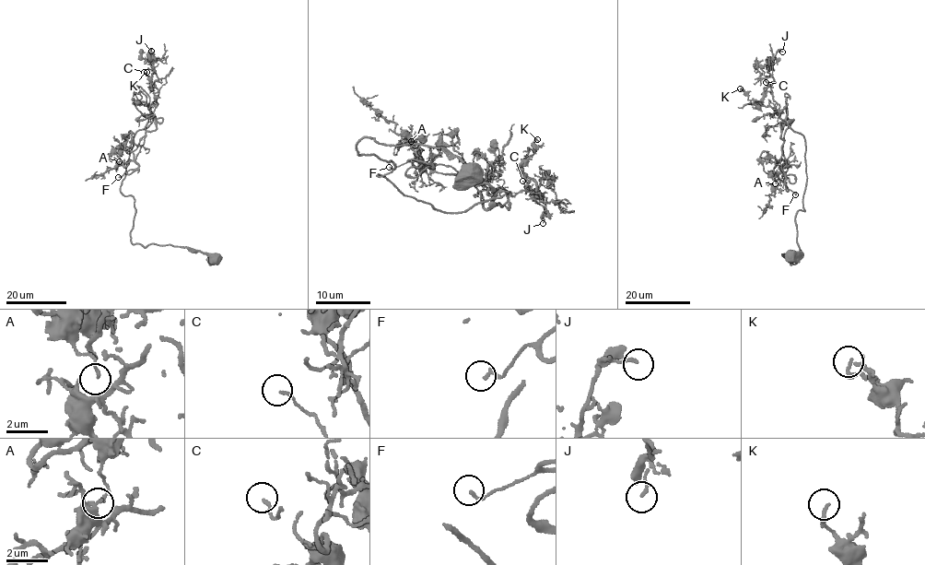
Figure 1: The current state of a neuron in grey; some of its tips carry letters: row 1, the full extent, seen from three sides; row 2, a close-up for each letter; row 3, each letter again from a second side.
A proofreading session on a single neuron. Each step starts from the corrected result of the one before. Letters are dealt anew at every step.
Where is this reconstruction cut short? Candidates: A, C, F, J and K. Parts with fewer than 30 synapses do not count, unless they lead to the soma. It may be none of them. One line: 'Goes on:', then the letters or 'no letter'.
Goes on: no letter

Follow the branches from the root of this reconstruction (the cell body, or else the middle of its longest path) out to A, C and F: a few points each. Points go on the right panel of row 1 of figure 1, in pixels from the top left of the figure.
A: (791, 257), (782, 255), (793, 264), (801, 253), (805, 144), (785, 123), (775, 183)
C: (791, 257), (782, 255), (793, 264), (801, 253), (795, 217), (805, 210), (805, 144), (779, 117), (766, 82)
F: (791, 257), (782, 255), (793, 264), (801, 253), (805, 144), (785, 123), (780, 165), (795, 194)

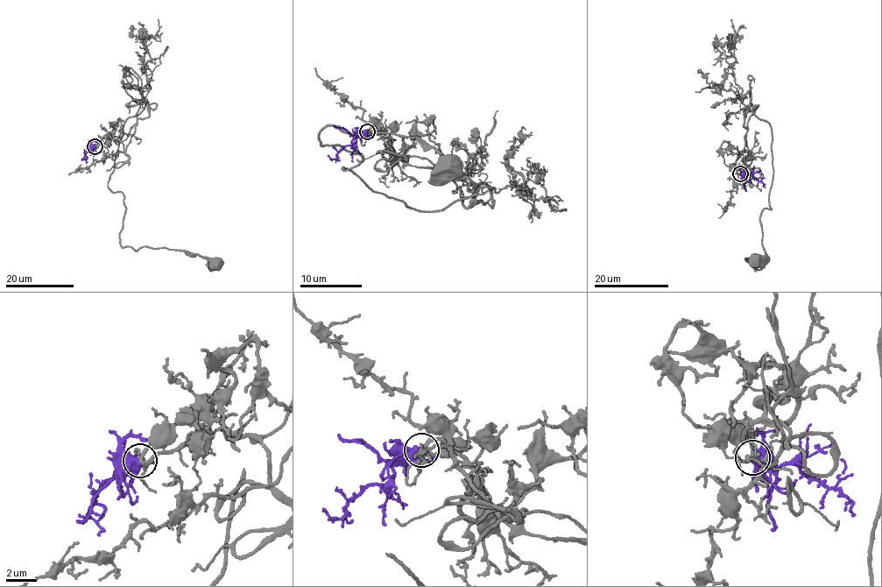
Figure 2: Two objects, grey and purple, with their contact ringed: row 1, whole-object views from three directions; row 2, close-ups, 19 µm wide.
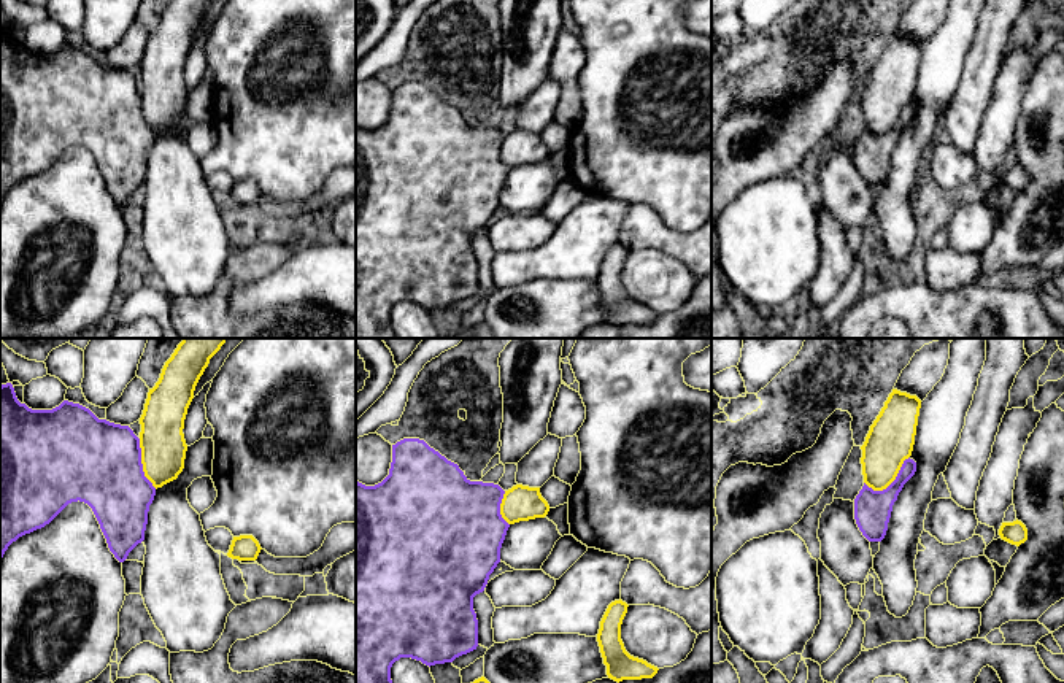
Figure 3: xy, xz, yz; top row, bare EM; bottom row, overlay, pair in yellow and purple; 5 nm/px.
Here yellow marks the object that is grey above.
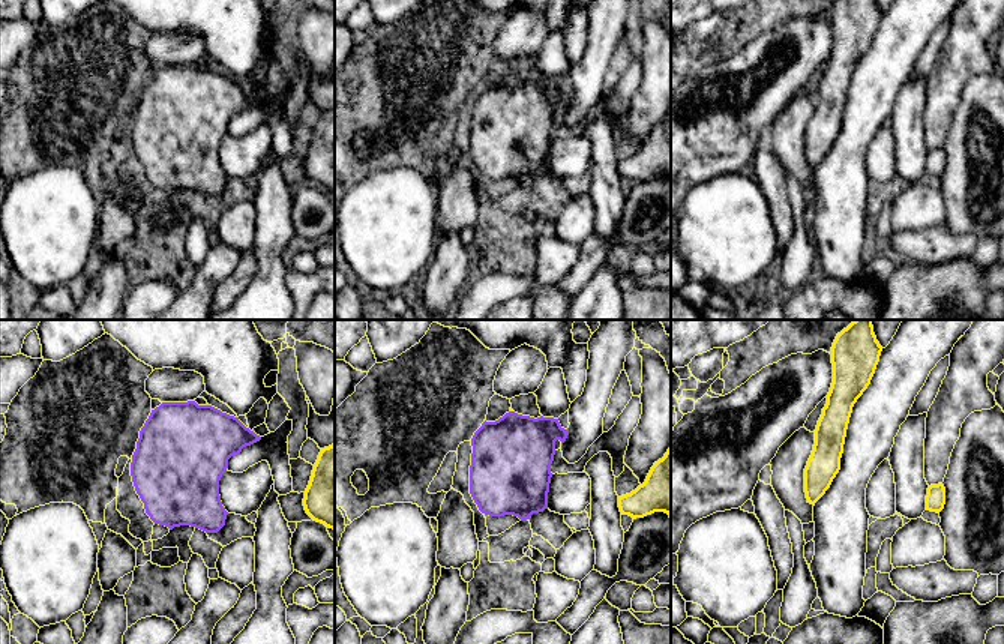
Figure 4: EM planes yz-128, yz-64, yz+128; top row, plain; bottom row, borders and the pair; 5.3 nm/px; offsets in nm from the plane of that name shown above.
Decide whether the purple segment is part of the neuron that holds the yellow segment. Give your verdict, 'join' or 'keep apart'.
join

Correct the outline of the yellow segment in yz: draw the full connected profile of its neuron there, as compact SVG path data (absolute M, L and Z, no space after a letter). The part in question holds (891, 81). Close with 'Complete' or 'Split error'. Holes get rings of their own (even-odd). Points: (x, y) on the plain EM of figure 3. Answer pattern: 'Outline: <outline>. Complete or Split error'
Outline: M892 33L861 91L864 130L854 143L854 164L869 186L885 183L892 149L916 116L910 100L919 52L916 40Z. Split error

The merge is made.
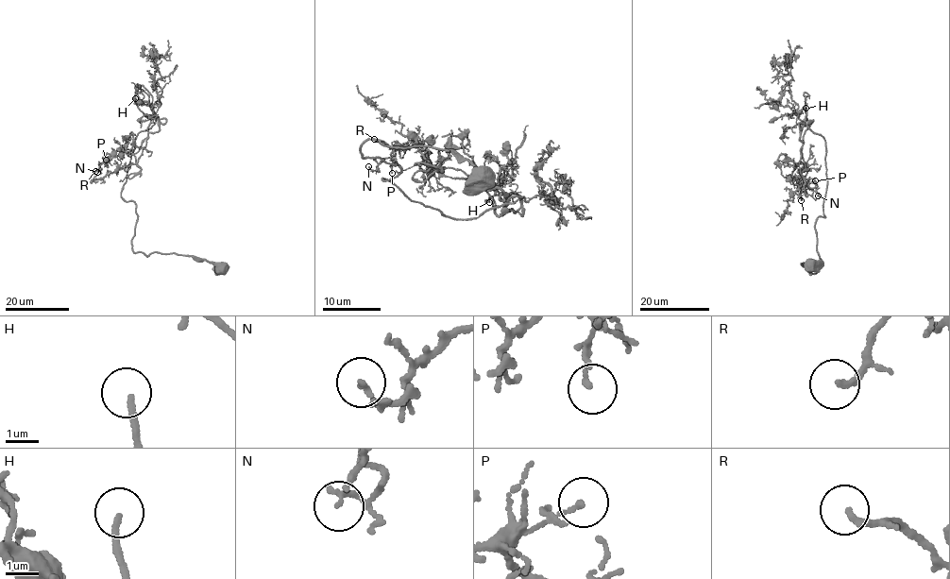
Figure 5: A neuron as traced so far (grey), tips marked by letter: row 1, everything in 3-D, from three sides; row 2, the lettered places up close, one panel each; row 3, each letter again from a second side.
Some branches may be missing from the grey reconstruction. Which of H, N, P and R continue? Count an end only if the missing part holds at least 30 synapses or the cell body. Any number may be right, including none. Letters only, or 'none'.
H

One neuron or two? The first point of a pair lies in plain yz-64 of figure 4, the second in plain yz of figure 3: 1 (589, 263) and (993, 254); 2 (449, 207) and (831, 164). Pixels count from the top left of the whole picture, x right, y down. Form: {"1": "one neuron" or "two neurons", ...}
{"1": "one neuron", "2": "one neuron"}

